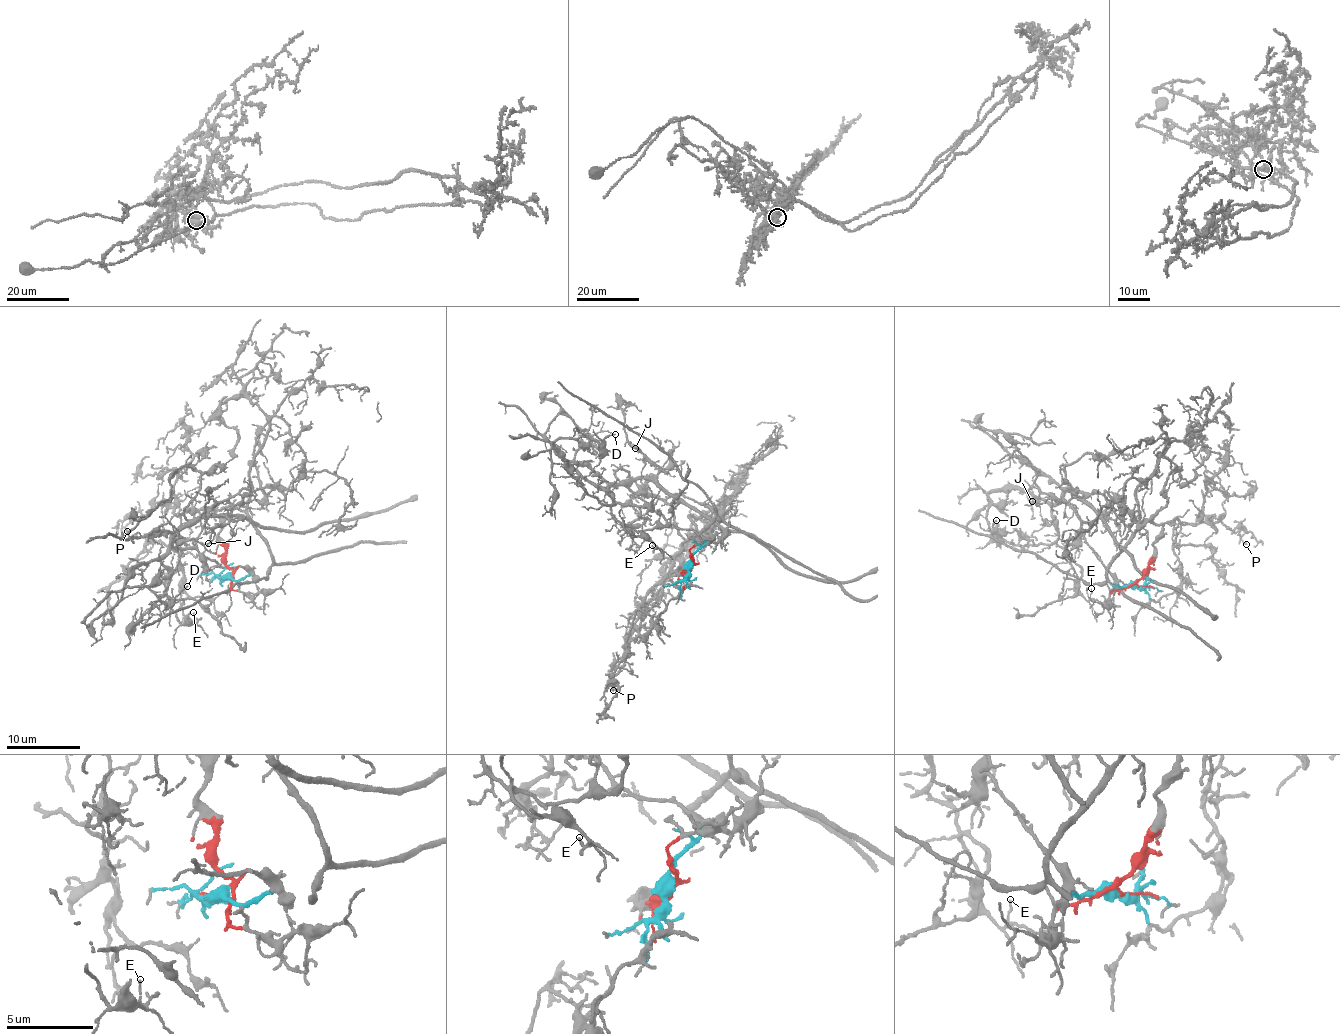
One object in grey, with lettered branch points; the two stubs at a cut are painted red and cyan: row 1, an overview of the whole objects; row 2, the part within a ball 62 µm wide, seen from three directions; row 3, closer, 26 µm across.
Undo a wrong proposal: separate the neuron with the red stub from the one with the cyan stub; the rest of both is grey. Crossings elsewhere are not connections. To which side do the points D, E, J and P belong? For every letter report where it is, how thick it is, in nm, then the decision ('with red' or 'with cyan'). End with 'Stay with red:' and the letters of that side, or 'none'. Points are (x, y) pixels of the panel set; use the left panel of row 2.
D: at (187, 586); 110 nm thick; with cyan
E: at (193, 612); 100 nm thick; with cyan
J: at (208, 543); 130 nm thick; with cyan
P: at (127, 531); 150 nm thick; with red
Stay with red: P

